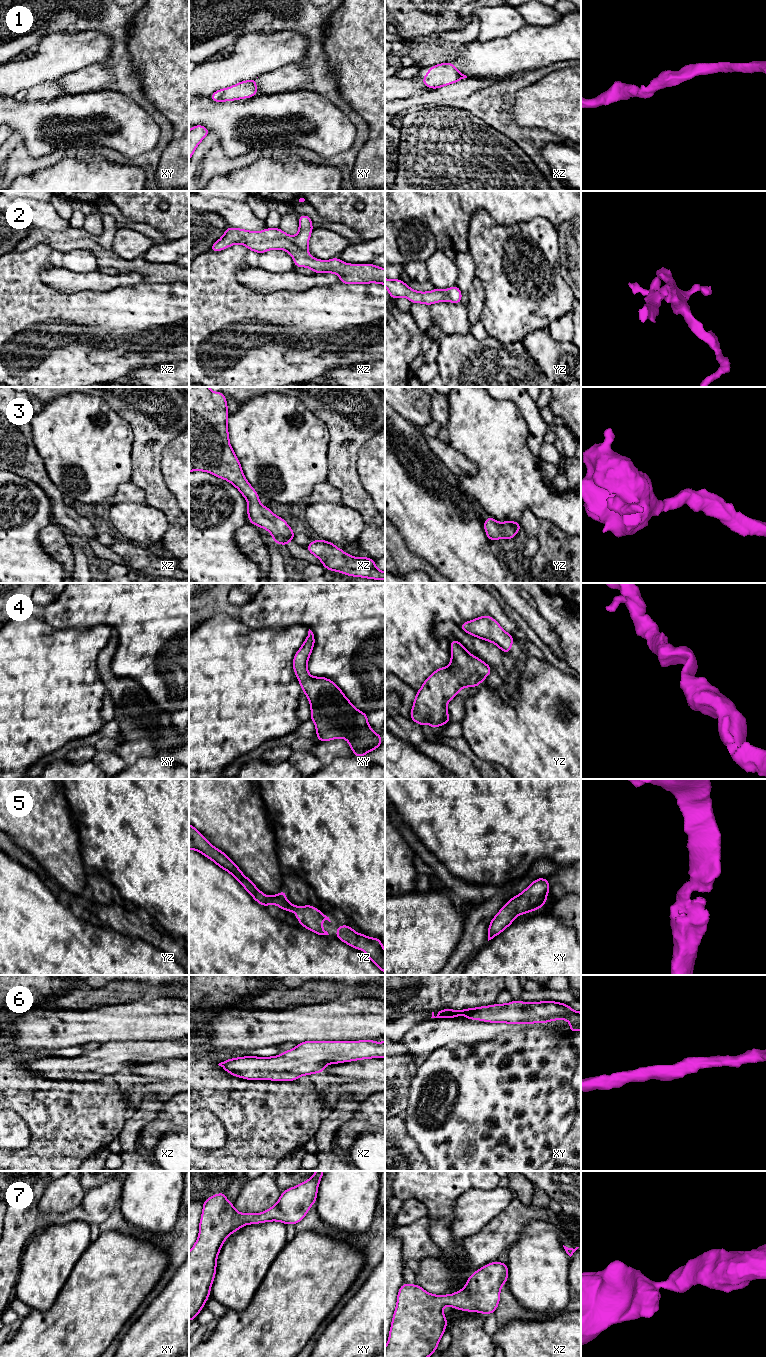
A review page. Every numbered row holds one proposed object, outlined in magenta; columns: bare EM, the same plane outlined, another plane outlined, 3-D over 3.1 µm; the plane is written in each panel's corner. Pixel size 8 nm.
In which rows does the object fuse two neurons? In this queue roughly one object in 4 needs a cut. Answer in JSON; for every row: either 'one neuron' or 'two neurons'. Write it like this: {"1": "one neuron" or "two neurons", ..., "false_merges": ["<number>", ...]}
{"1": "one neuron", "2": "one neuron", "3": "one neuron", "4": "one neuron", "5": "one neuron", "6": "one neuron", "7": "one neuron", "false_merges": []}

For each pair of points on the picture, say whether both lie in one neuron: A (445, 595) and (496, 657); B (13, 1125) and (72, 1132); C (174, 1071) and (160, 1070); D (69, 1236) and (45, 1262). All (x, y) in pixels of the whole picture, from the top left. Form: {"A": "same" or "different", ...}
{"A": "different", "B": "different", "C": "same", "D": "same"}

